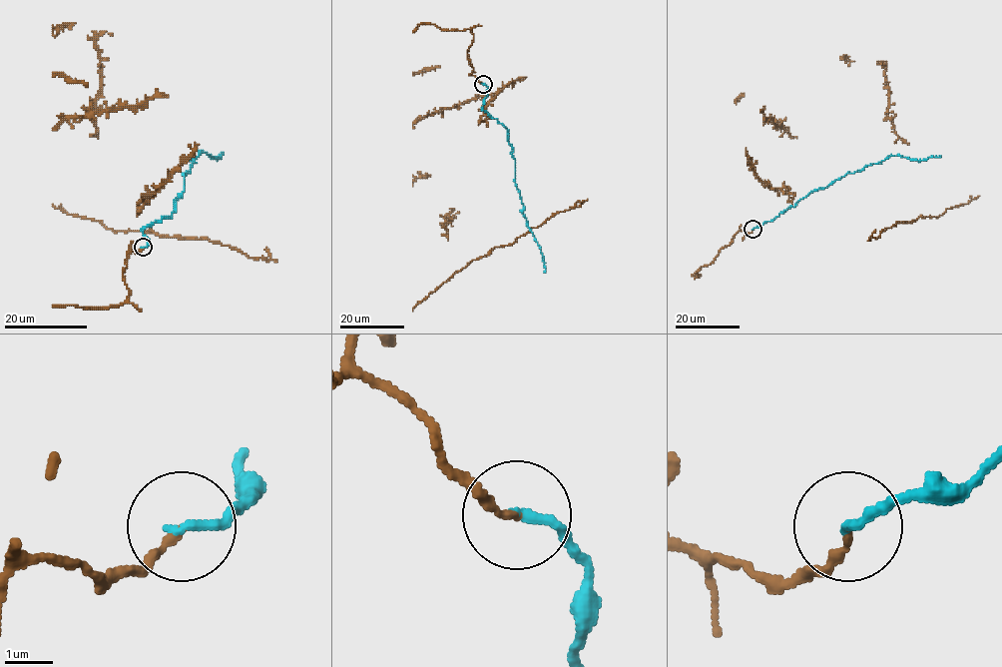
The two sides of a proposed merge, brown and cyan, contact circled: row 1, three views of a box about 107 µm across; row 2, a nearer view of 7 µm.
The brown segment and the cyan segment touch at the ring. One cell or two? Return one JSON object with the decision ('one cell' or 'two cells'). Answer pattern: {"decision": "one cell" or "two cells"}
{"decision": "one cell"}

